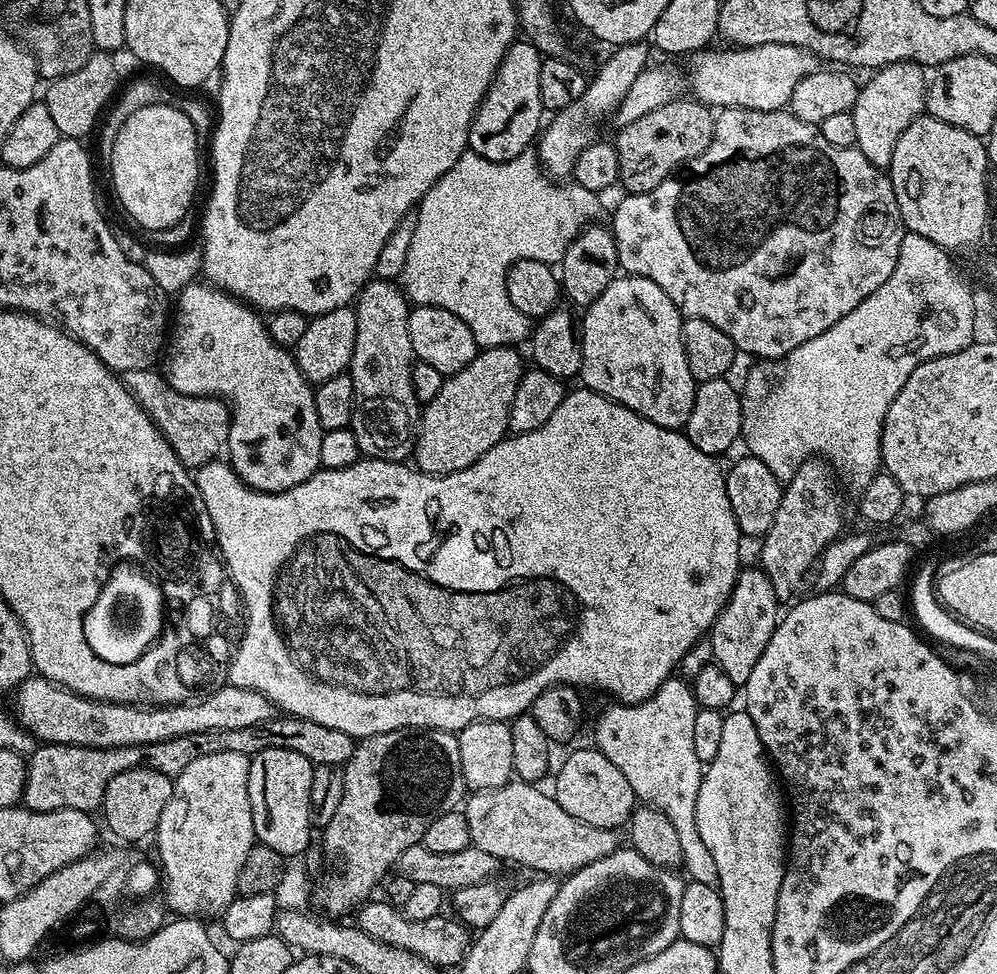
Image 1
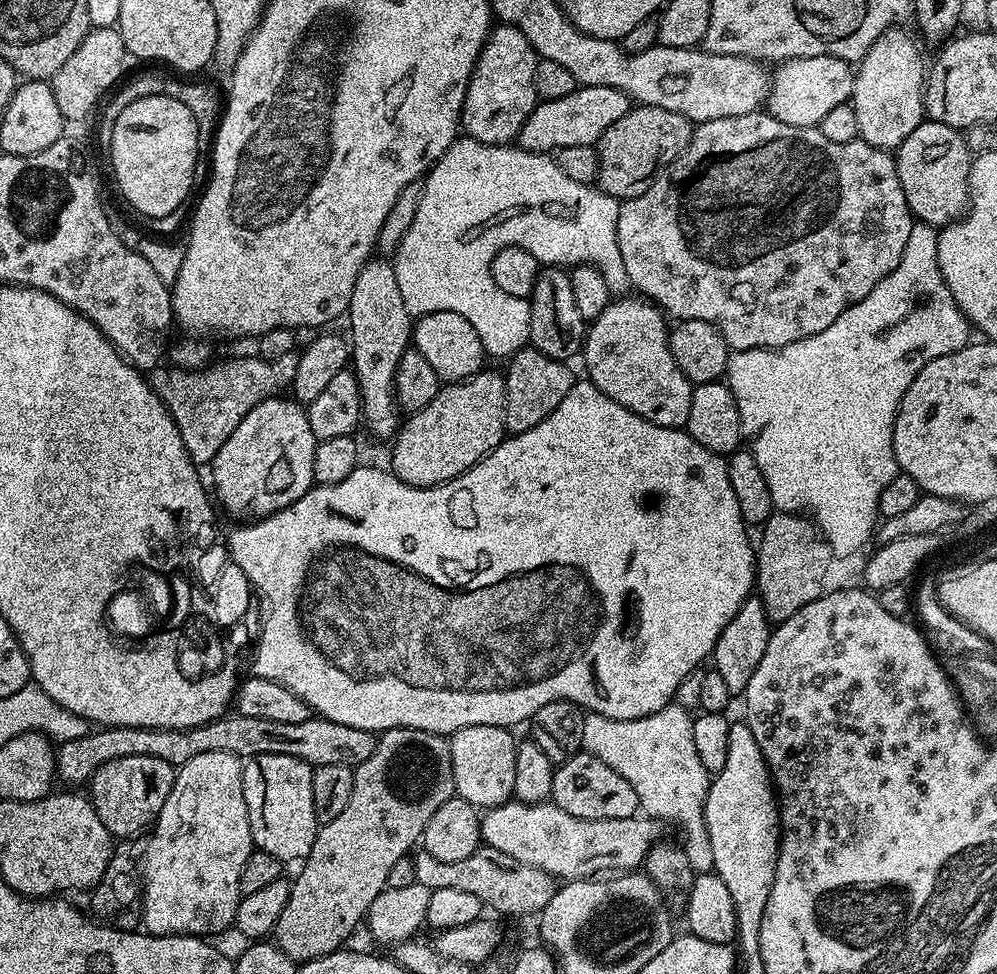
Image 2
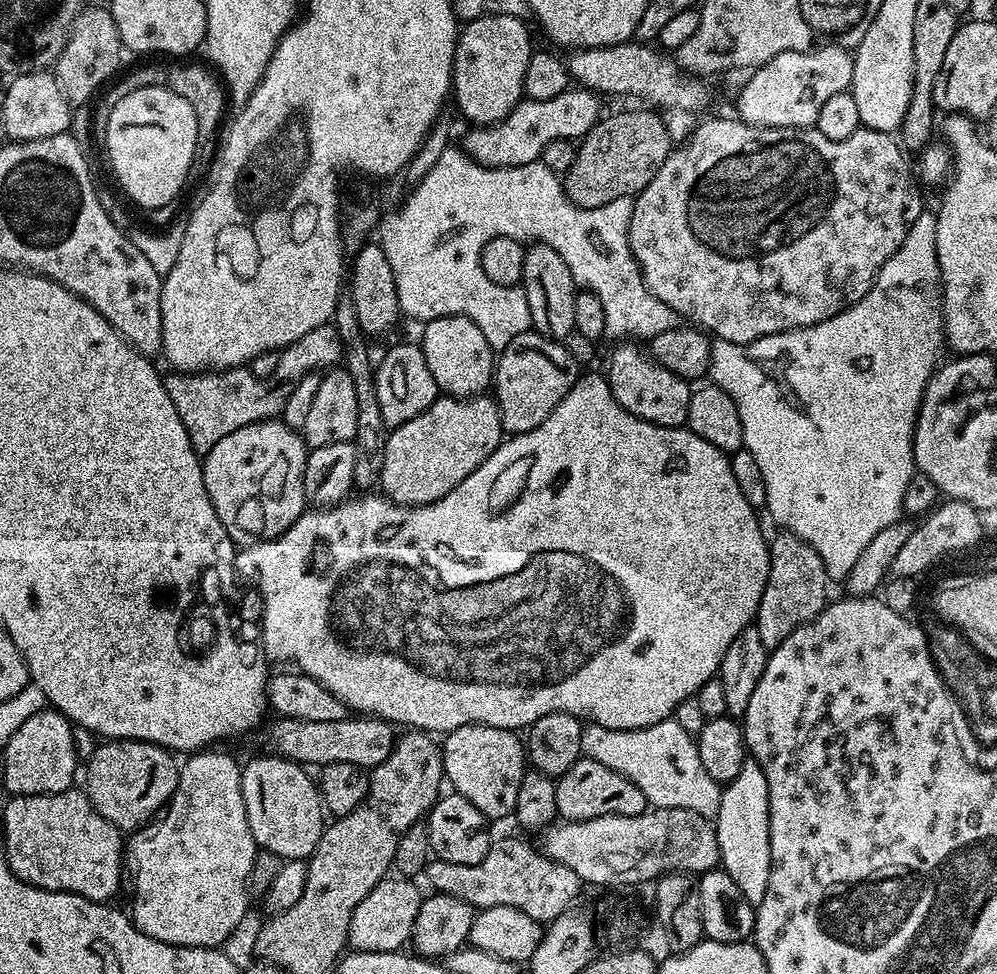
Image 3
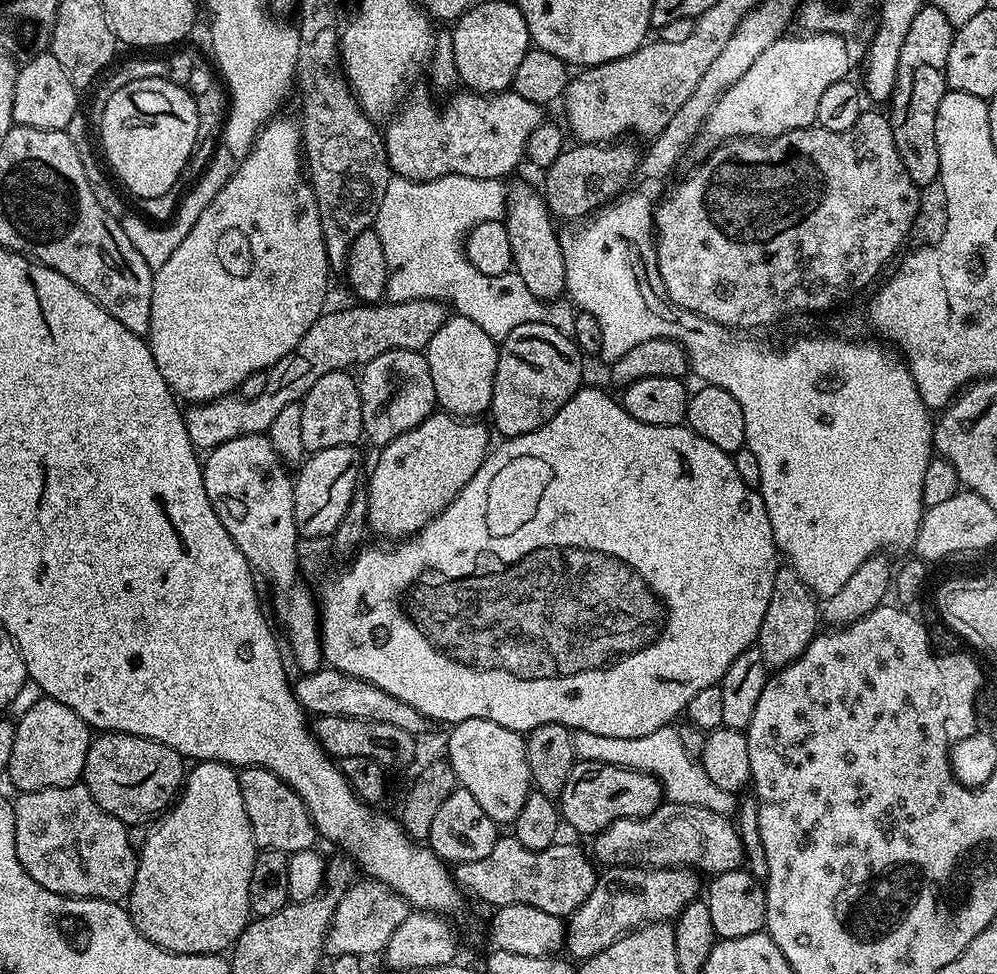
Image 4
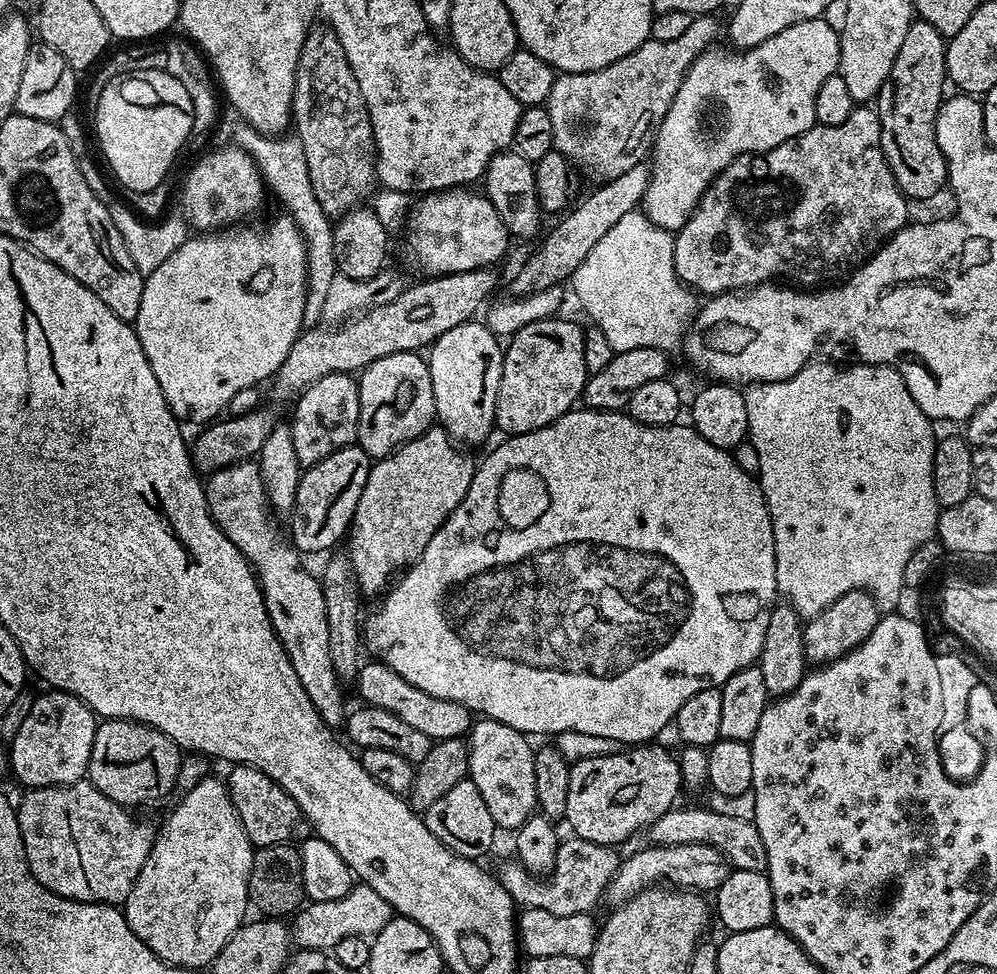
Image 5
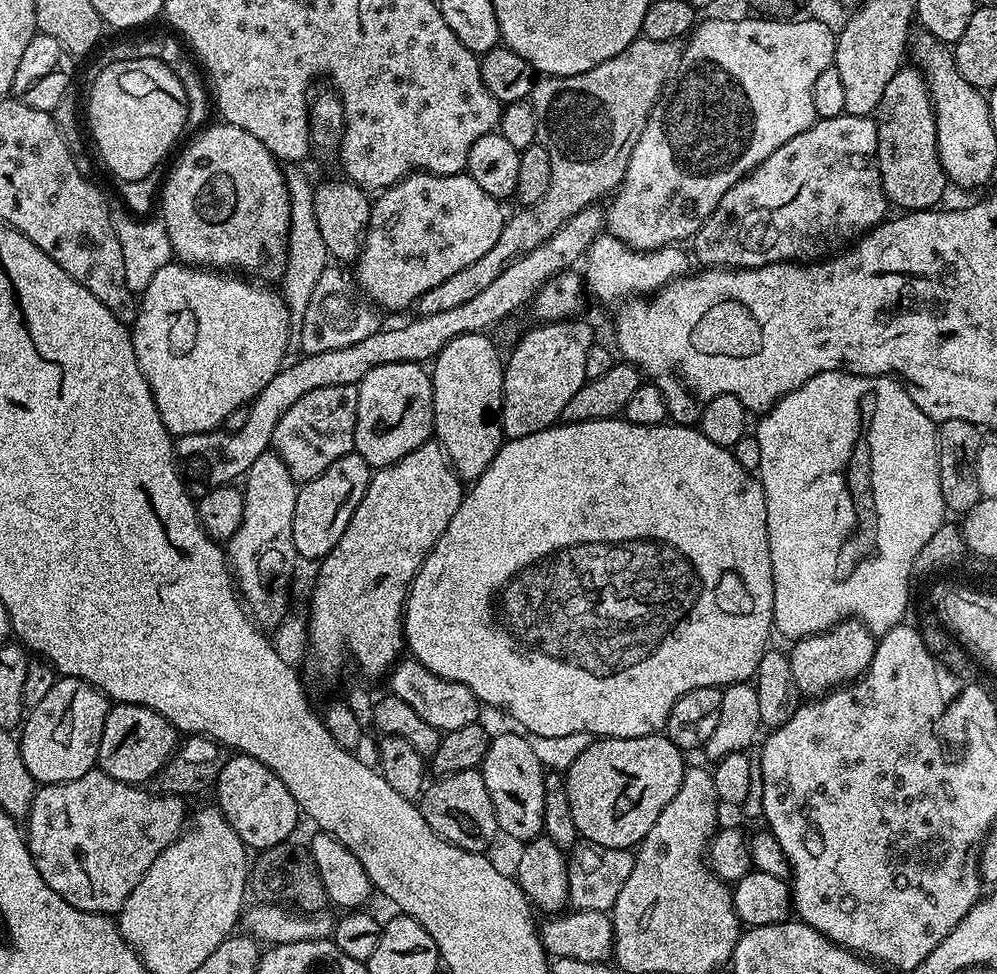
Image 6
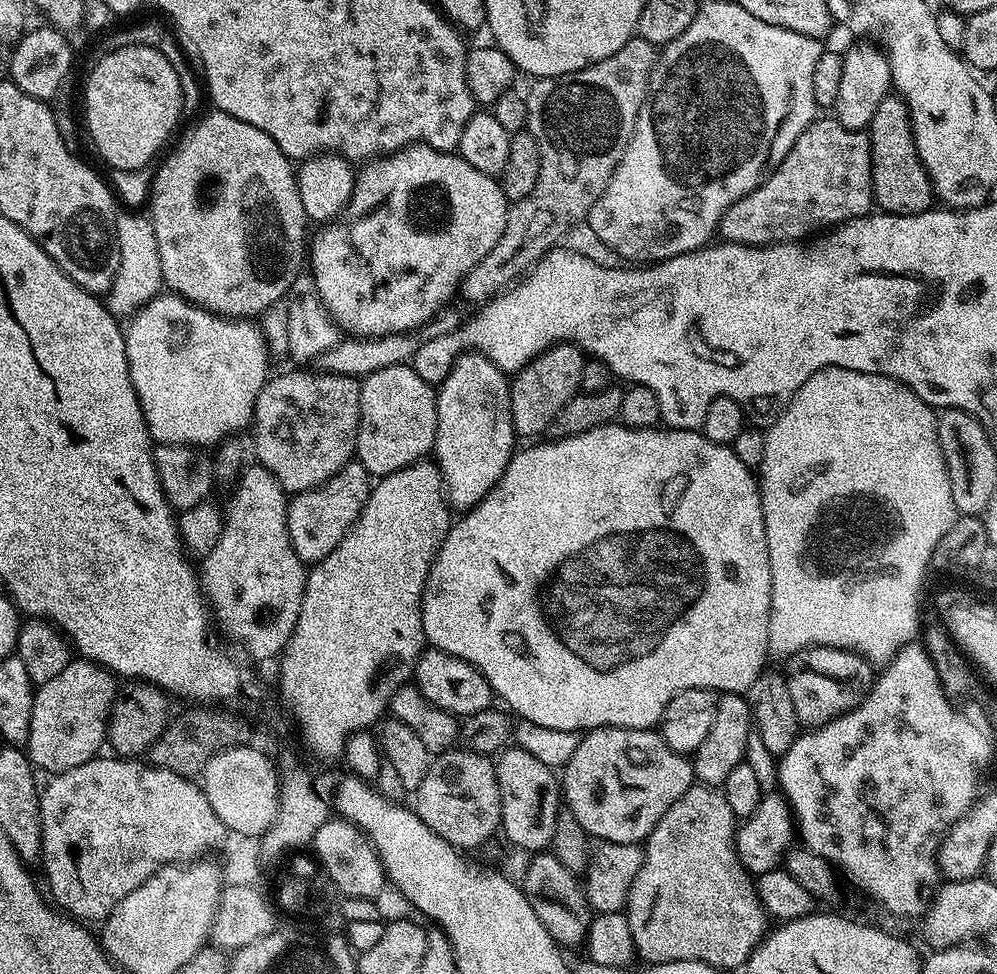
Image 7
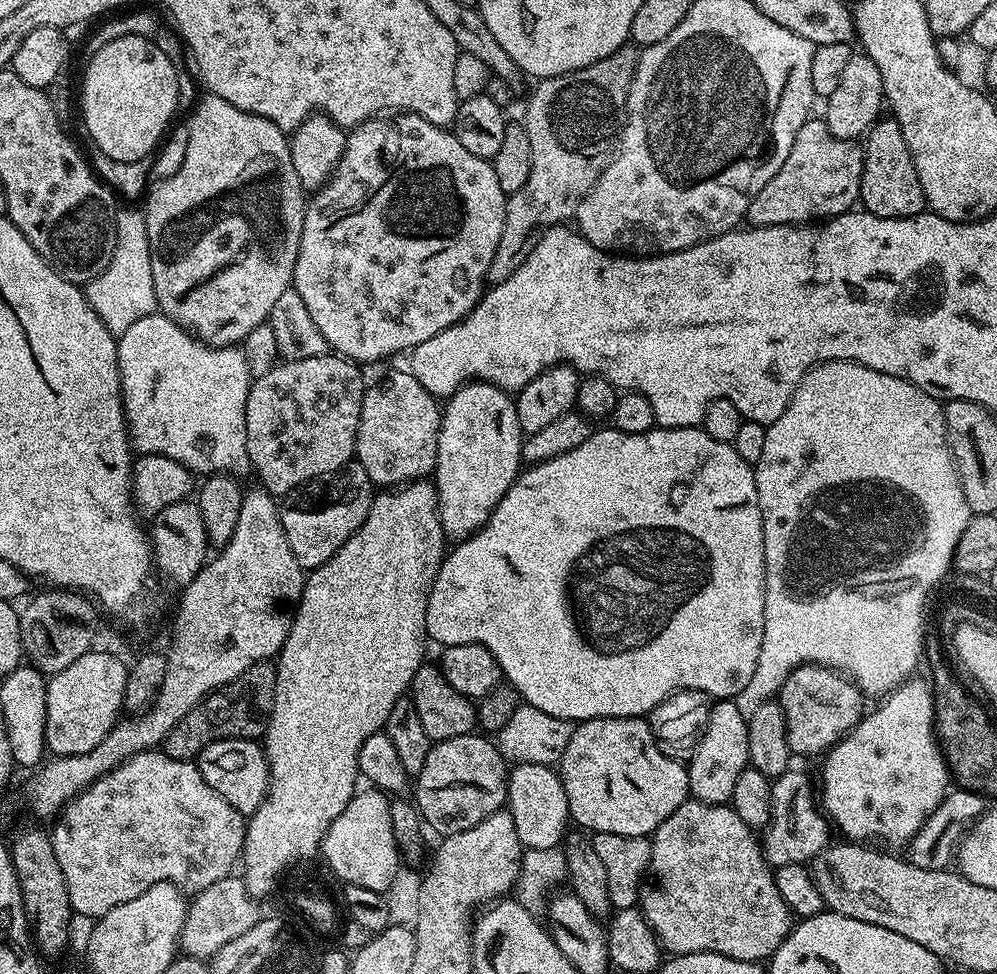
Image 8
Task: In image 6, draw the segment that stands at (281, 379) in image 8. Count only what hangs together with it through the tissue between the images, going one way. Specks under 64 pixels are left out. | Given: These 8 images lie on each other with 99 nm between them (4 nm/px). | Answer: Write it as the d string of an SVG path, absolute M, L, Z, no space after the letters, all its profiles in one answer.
M322 386L322 390L310 390L310 394L302 394L294 406L290 406L282 418L278 418L278 426L274 426L271 451L286 462L286 470L295 478L297 485L310 482L318 478L332 463L338 462L347 452L355 449L354 426L358 414L358 387L350 386Z

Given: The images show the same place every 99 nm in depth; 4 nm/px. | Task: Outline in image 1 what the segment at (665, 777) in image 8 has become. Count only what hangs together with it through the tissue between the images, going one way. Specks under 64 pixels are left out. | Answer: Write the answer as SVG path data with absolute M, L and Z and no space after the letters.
M595 746L580 748L561 762L560 769L556 772L554 795L558 806L562 806L562 810L566 810L570 818L578 818L578 822L586 822L599 828L623 829L638 807L634 790L630 790L630 782L626 782L626 777L619 772L618 766L614 766L614 762L610 762L610 758L606 758L606 754L602 754Z

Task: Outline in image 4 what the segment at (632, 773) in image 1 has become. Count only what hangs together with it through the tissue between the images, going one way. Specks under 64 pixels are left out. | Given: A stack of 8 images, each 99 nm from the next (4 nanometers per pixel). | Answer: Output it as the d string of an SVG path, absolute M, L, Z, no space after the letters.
M675 727L659 728L654 734L642 738L605 738L602 734L590 734L590 730L575 730L572 734L577 761L602 762L619 768L633 768L655 776L662 789L662 796L669 804L702 806L702 810L714 810L714 814L731 817L738 808L737 793L727 792L706 775L699 759L686 754L682 738Z

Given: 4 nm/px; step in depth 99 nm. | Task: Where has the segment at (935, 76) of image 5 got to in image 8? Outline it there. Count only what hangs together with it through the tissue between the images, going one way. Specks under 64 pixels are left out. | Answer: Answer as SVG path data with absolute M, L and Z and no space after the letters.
M891 118L877 119L866 133L867 140L868 144L863 145L864 169L860 179L859 203L863 211L878 218L910 218L925 211L922 182L918 182L910 146L906 138L902 138L902 126Z

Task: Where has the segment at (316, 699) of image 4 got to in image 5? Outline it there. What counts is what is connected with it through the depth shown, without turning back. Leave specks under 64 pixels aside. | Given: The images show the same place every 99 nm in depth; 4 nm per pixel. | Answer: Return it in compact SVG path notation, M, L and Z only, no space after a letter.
M382 662L372 663L376 664L361 663L360 672L354 681L354 688L360 691L360 696L364 699L361 701L367 707L390 710L390 714L398 714L398 718L402 718L402 722L406 722L409 726L414 726L414 730L422 730L422 734L426 734L434 742L445 740L446 738L454 738L455 736L463 737L471 729L474 723L474 716L466 706L462 706L458 702L434 698L430 694L426 694L426 690L418 690L418 686L410 686L410 682L406 682L397 672L390 670L390 666L386 666Z

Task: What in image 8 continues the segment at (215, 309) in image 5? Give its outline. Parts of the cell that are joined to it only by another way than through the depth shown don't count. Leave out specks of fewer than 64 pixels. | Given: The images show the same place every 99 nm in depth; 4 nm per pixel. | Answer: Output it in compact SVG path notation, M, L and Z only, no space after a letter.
M153 314L146 318L138 318L130 330L126 330L118 338L116 345L118 350L118 366L120 367L120 389L124 399L124 417L128 419L128 439L132 441L132 447L140 454L162 454L168 458L174 458L182 462L188 471L193 474L248 472L248 451L246 450L246 398L252 388L254 379L252 370L248 366L248 357L239 347L214 348L202 340L196 339L188 329L174 323L168 316Z

